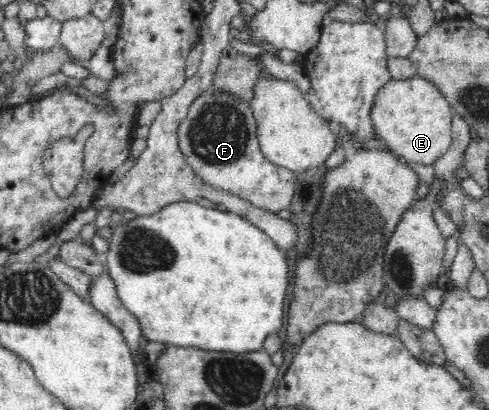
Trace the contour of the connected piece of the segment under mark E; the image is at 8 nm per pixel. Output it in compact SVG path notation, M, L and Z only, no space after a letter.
M418 75L407 80L391 79L377 91L373 100L369 117L373 126L373 133L388 145L389 151L404 162L425 172L448 151L452 143L451 121L454 111L442 92L432 82Z

